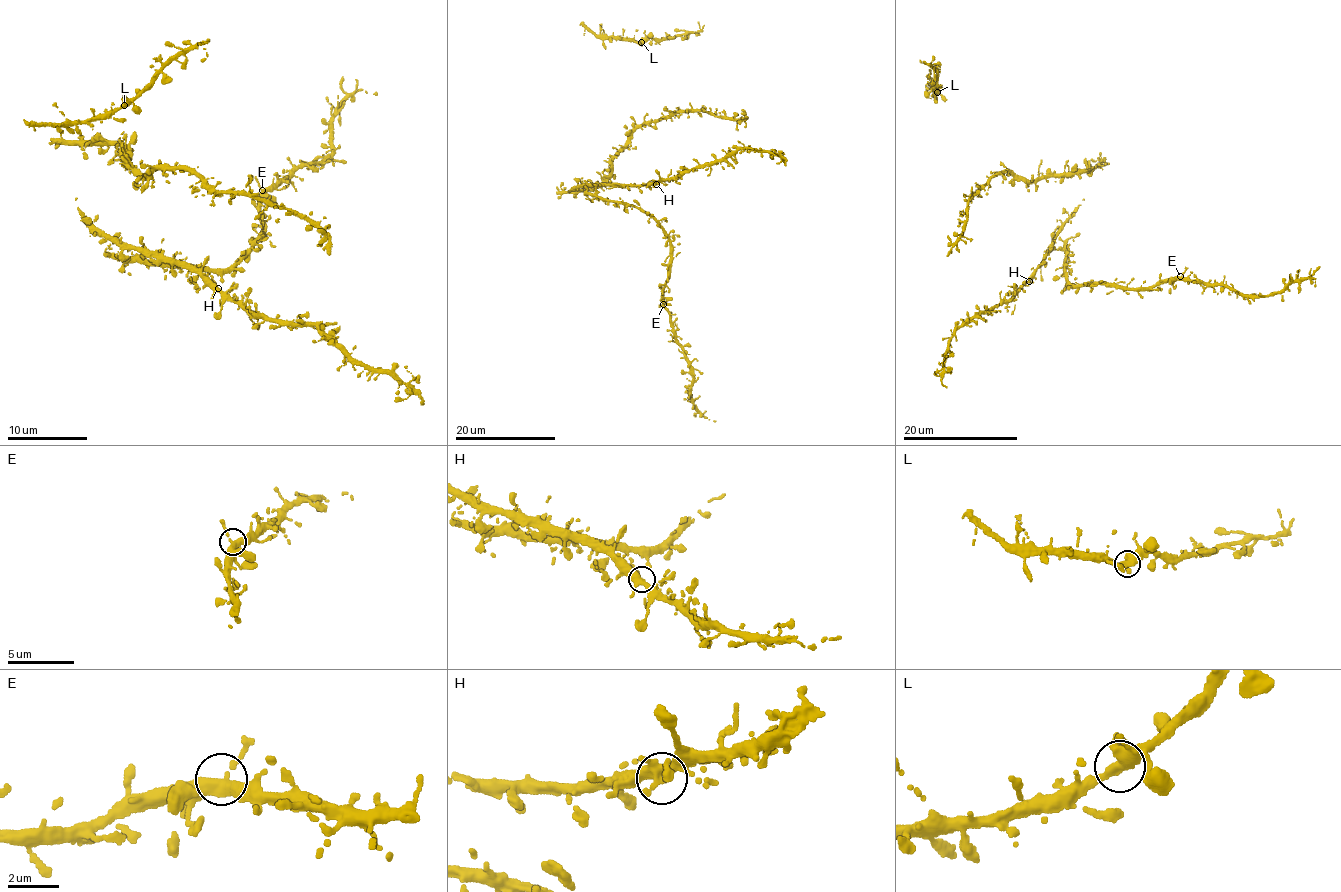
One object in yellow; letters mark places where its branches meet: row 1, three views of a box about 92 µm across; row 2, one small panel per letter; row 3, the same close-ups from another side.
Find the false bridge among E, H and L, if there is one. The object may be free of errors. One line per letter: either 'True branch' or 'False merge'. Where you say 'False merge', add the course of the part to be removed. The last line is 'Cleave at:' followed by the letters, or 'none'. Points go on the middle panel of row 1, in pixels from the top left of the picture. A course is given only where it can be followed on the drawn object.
E: True branch
H: True branch
L: True branch
Cleave at: none

